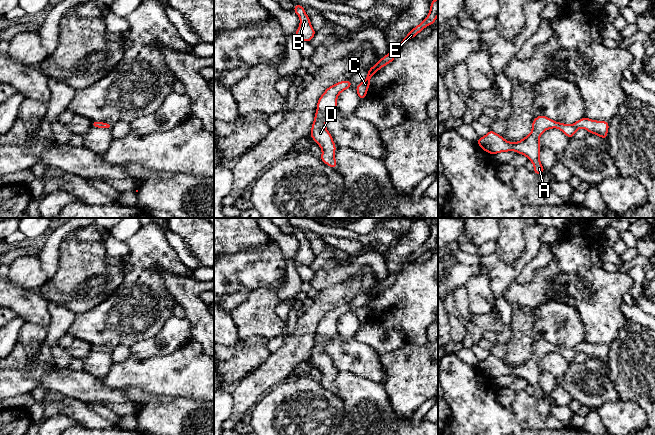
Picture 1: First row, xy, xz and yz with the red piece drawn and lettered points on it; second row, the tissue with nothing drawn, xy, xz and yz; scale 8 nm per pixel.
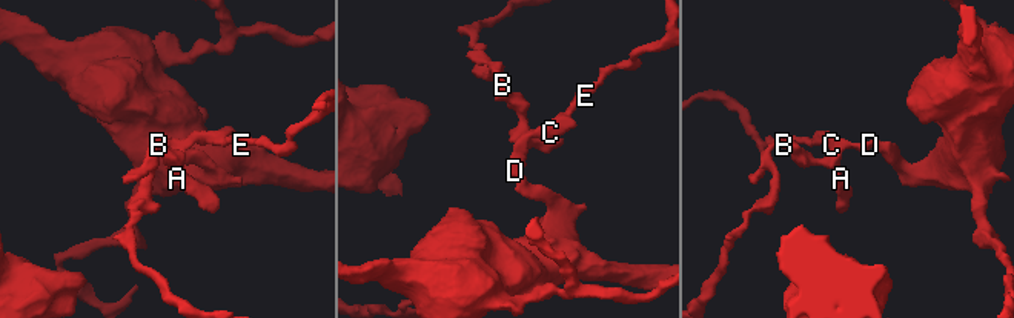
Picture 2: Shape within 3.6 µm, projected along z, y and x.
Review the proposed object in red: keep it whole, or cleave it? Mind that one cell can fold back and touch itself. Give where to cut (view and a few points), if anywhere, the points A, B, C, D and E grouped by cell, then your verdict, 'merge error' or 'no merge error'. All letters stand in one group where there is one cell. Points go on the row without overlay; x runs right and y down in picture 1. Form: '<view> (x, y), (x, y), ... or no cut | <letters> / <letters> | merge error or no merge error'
no cut | A B C D E | no merge error

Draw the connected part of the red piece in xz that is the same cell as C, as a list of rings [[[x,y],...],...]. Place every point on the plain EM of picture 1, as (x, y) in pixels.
[[[432,223],[431,225],[431,230],[430,230],[430,234],[429,234],[429,238],[428,240],[416,251],[414,251],[398,268],[397,270],[390,276],[388,276],[388,278],[383,281],[380,282],[377,286],[376,289],[372,290],[368,296],[367,296],[367,301],[366,303],[358,308],[356,310],[356,315],[357,318],[360,322],[360,324],[364,324],[366,319],[367,319],[367,315],[368,312],[370,310],[370,303],[371,301],[378,295],[380,294],[382,291],[384,291],[385,289],[391,287],[400,271],[409,263],[414,262],[418,257],[420,257],[425,251],[427,251],[428,249],[432,249],[435,247],[436,245],[436,241],[438,240],[438,223]]]

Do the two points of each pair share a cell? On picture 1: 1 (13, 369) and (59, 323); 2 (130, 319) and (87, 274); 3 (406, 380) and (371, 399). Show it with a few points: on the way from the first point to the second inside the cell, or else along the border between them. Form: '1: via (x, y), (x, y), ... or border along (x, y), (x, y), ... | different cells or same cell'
1: via (28, 368), (45, 351), (47, 344), (52, 338) | same cell
2: border along (123, 278), (123, 281), (111, 294), (88, 309) | different cells
3: border along (381, 382), (388, 396), (391, 408), (395, 413) | different cells

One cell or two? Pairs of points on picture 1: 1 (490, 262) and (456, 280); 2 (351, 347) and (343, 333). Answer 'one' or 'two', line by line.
1: two
2: two

